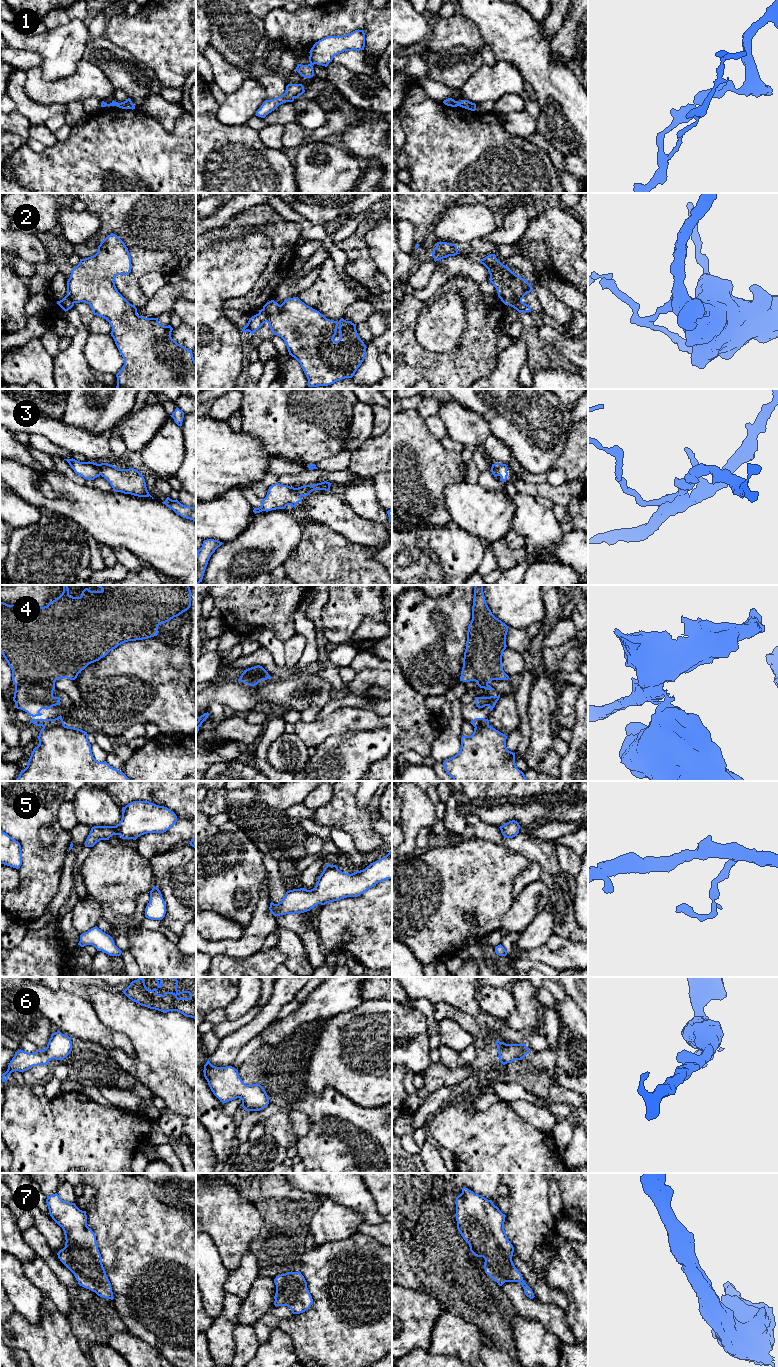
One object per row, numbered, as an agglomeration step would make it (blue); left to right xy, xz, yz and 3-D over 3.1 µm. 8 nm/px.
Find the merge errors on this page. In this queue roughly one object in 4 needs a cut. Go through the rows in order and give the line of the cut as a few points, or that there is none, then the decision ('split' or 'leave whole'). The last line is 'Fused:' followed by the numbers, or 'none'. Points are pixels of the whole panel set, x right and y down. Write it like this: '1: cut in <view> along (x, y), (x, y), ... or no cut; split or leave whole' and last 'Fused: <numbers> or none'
1: cut in yz along (459, 102), (460, 105); split
2: cut in xz along (262, 309), (266, 313), (267, 321); split
3: no cut; leave whole
4: cut in xy along (64, 725), (43, 727); split
5: no cut; leave whole
6: no cut; leave whole
7: no cut; leave whole
Fused: 1, 2, 4

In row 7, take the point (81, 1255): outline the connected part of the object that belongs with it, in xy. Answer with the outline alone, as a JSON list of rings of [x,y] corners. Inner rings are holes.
[[[55,1193],[47,1197],[46,1203],[52,1219],[63,1229],[65,1247],[57,1255],[60,1261],[74,1274],[78,1284],[95,1292],[98,1296],[113,1300],[111,1283],[102,1264],[95,1233],[87,1226],[86,1211],[80,1210],[75,1203],[62,1200]]]

